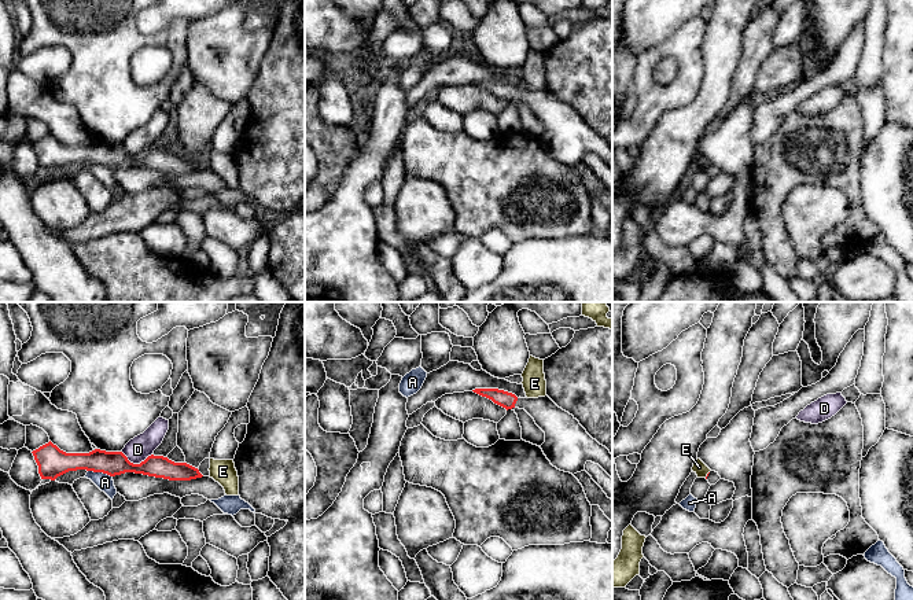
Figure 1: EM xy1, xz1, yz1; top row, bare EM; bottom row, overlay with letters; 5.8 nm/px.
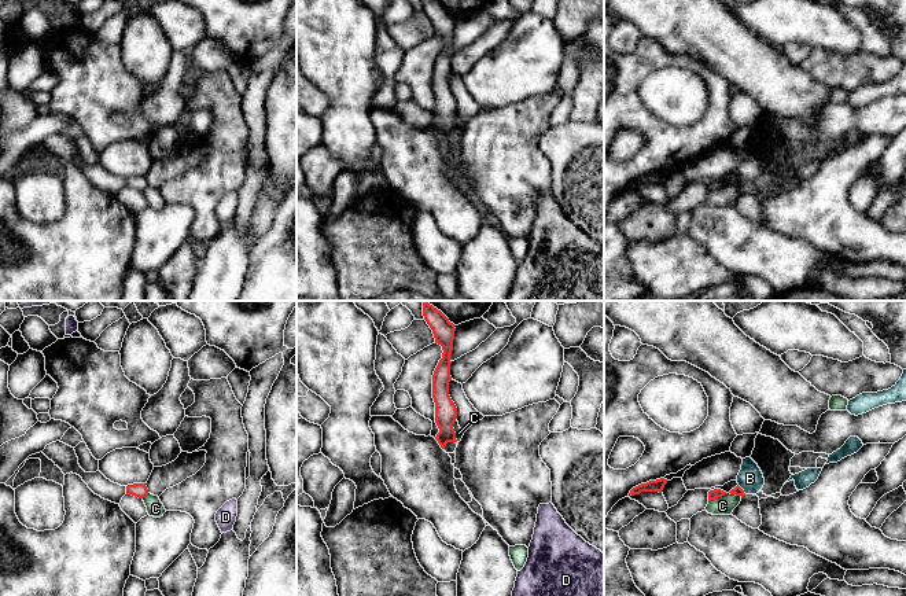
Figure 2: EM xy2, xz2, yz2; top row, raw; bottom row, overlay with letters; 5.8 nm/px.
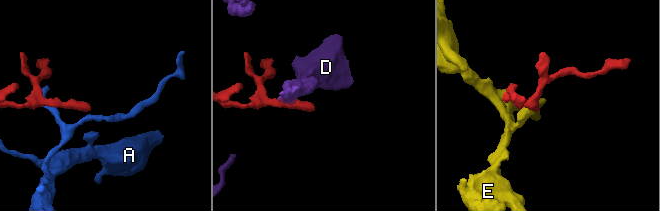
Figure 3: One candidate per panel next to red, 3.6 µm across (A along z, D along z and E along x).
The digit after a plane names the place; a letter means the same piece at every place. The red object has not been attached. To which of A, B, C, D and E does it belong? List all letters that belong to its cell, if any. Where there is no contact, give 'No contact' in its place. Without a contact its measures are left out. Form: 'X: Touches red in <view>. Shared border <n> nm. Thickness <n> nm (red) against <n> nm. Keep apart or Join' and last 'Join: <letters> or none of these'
A: Touches red in xy1. Shared border 150 nm. Thickness 140 nm (red) against 100 nm. Keep apart
B: Touches red in yz2. Shared border 80 nm. Thickness 60 nm (red) against 150 nm. Keep apart
C: Touches red in yz2. Shared border 200 nm. Thickness 60 nm (red) against 110 nm. Keep apart
D: Touches red in xy1. Shared border 180 nm. Thickness 140 nm (red) against 140 nm. Keep apart
E: Touches red in yz1. Shared border 50 nm. Thickness 20 nm (red) against 80 nm. Keep apart
Join: none of these

